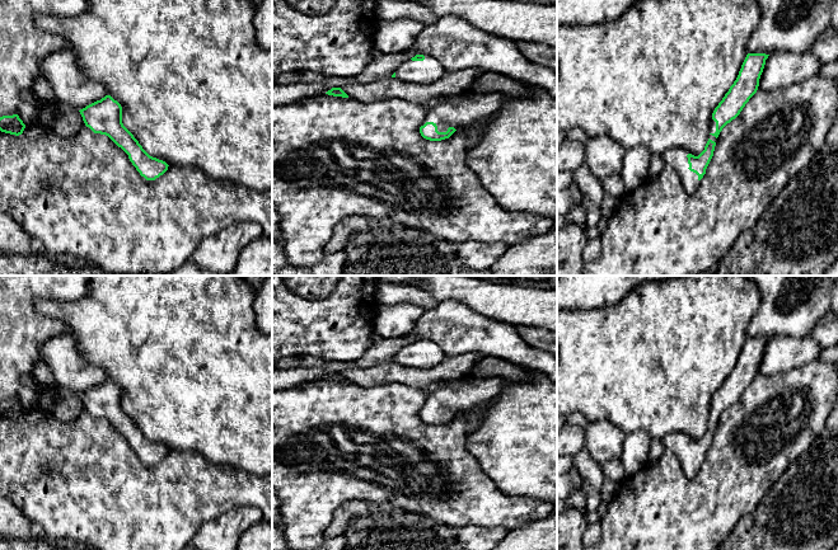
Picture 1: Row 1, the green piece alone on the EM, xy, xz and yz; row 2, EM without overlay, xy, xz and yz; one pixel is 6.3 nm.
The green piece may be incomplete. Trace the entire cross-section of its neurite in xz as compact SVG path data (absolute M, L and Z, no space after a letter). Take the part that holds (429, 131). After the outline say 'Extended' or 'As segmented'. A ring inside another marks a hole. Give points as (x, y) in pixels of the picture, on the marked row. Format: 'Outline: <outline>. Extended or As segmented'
Outline: M493 91L488 94L468 93L455 100L439 102L430 107L421 123L420 133L430 141L449 138L457 130L496 113L502 99L501 93Z. Extended

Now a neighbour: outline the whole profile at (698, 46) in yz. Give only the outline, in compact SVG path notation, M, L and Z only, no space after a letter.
M638 0L613 22L595 25L557 24L557 131L581 128L587 137L607 135L626 150L645 146L652 154L664 155L682 149L698 156L708 141L712 113L736 80L746 57L745 44L760 20L755 0Z

